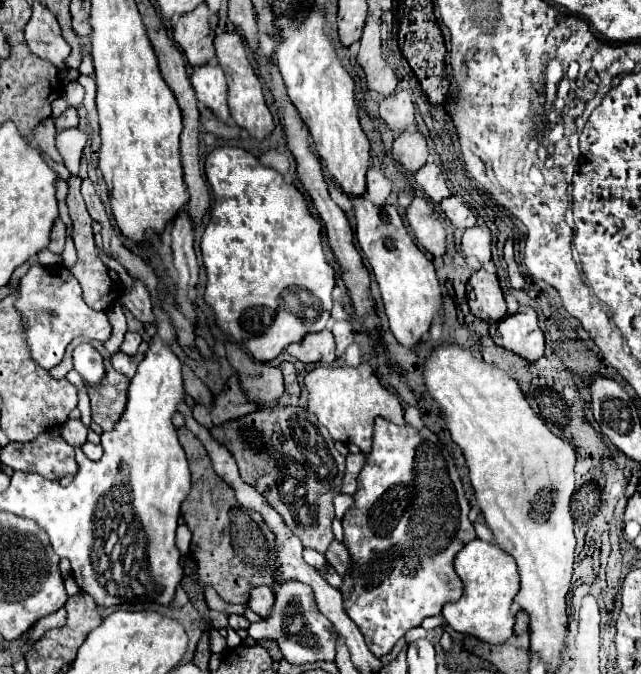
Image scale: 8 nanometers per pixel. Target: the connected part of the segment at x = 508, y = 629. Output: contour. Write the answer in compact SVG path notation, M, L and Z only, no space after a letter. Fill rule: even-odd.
M471 540L455 558L455 572L463 582L463 594L457 602L443 606L443 618L461 634L475 636L487 644L503 644L513 634L515 614L511 612L513 598L519 592L519 572L515 560L499 550L499 546Z

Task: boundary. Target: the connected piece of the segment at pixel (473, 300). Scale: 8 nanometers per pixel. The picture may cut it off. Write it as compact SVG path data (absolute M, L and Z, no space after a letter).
M477 270L467 282L467 304L471 314L485 322L499 322L507 316L507 304L497 274Z

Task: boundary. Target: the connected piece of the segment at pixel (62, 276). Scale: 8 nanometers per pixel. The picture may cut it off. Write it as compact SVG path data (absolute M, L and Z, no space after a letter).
M39 262L33 264L29 272L21 278L17 294L17 310L23 314L27 326L25 338L29 350L39 366L43 366L45 370L51 370L63 360L65 348L73 338L85 336L89 340L105 342L111 336L111 324L107 320L107 314L97 312L83 302L79 282L65 266L43 266Z

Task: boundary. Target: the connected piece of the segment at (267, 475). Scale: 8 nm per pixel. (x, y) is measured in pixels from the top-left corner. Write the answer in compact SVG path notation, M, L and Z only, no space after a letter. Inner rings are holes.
M277 406L273 410L251 412L223 426L215 426L211 428L211 434L233 454L241 478L247 484L251 484L283 516L283 520L287 522L287 526L291 526L293 534L299 536L303 546L325 552L329 542L333 542L333 532L331 532L331 522L335 518L333 498L339 494L345 458L337 452L327 428L319 426L315 414L297 406L285 406L285 408Z

